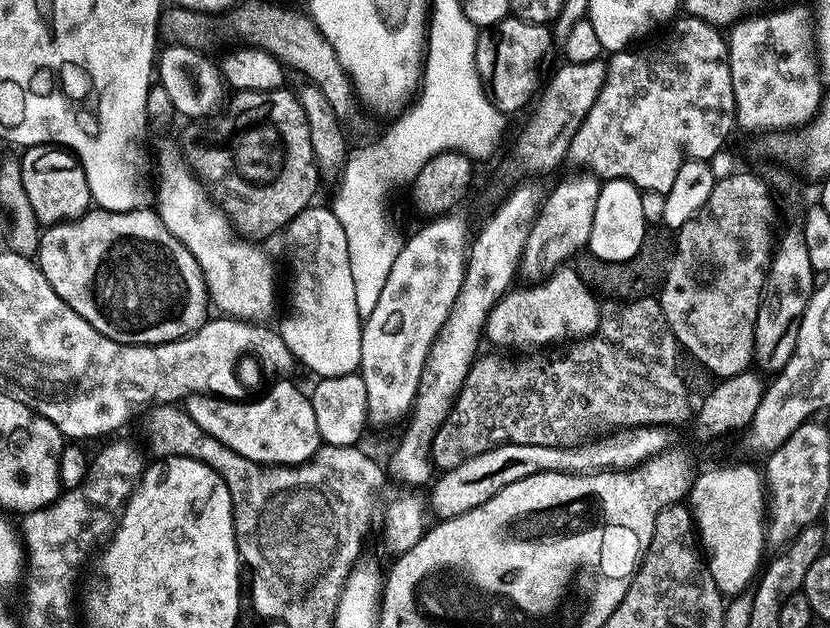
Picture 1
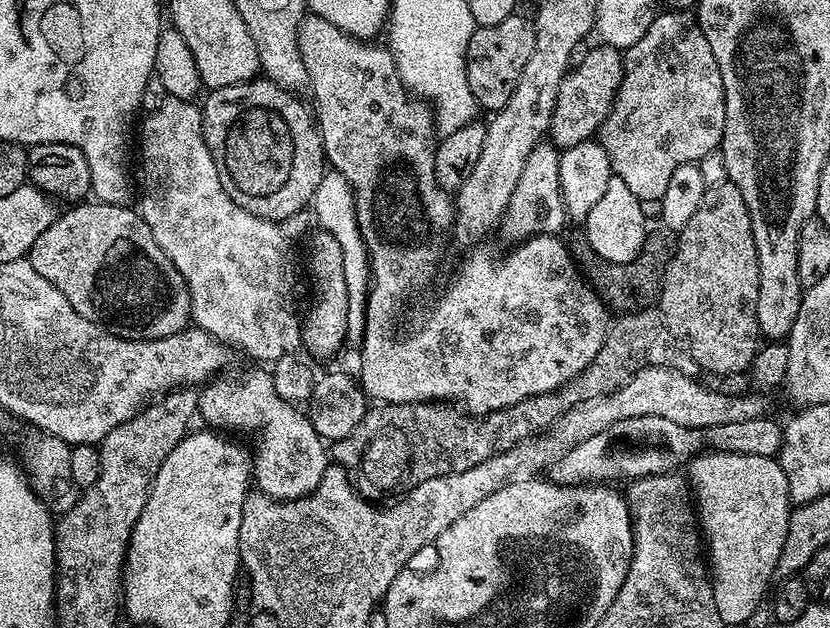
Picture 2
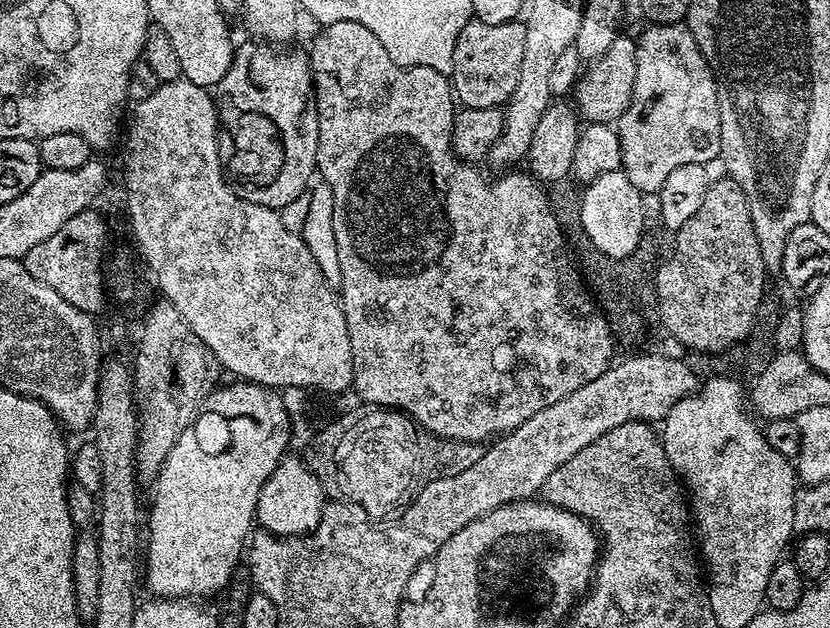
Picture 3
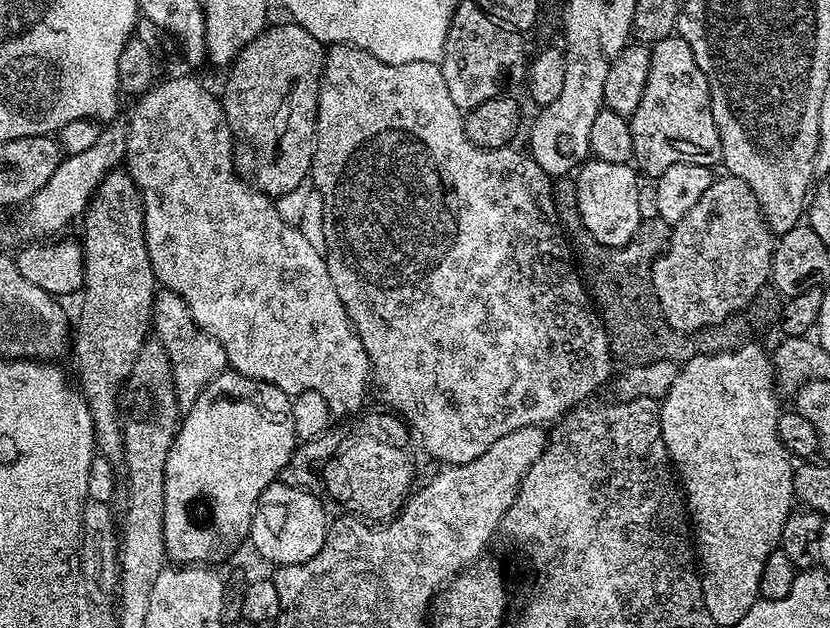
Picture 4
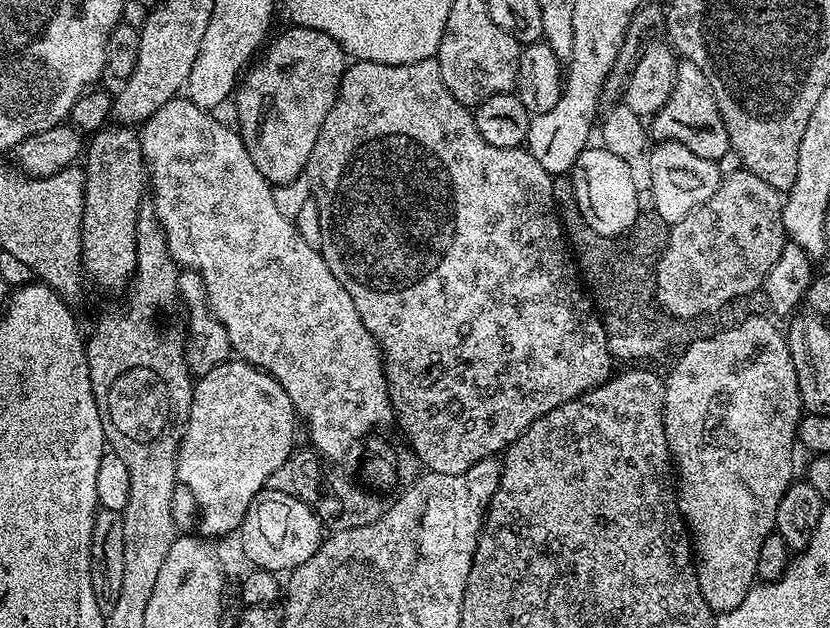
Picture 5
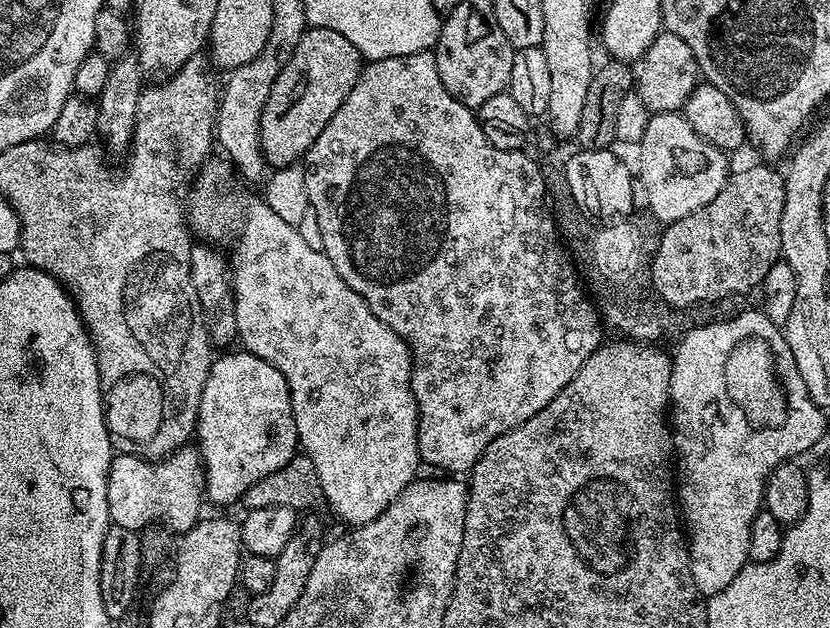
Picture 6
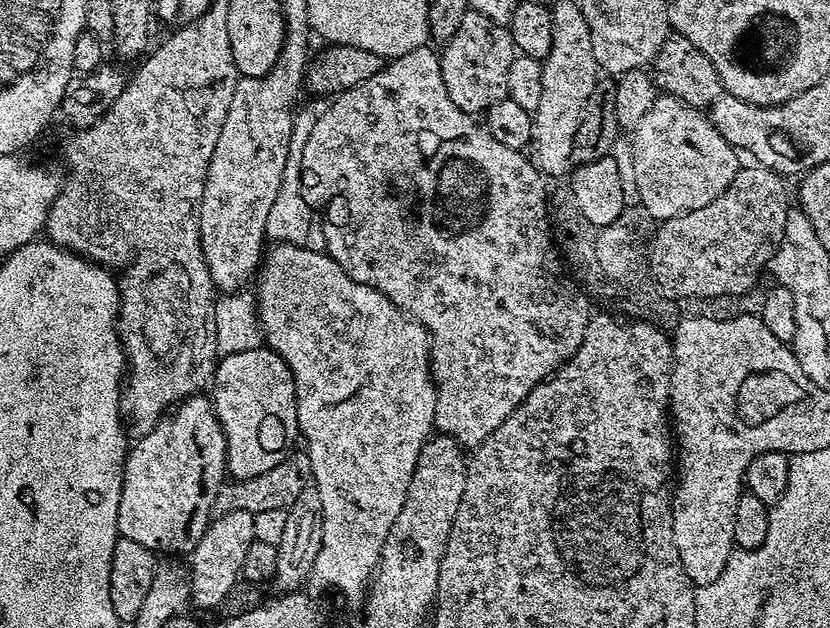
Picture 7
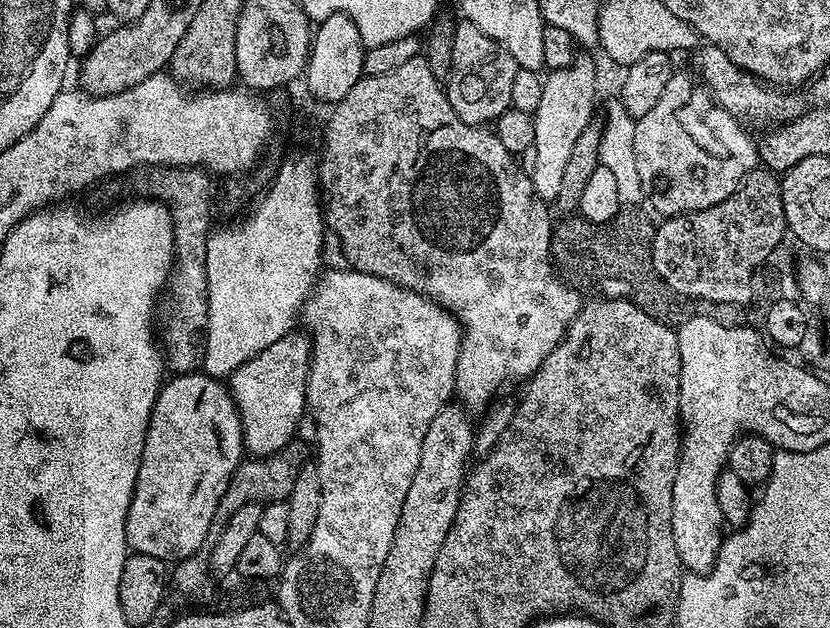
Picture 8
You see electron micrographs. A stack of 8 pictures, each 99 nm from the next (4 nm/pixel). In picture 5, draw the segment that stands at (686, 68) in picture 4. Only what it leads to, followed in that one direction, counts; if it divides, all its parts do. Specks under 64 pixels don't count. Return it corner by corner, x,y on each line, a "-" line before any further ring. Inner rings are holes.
681,59
677,63
676,85
668,101
657,110
655,116
651,117
650,136
656,142
671,142
686,146
690,150
694,150
694,154
698,154
698,158
720,162
723,161
724,155
729,155
728,135
726,126
722,122
722,114
718,114
718,102
710,90
710,82
706,82
706,74
702,74
702,70
698,66
694,66
694,62

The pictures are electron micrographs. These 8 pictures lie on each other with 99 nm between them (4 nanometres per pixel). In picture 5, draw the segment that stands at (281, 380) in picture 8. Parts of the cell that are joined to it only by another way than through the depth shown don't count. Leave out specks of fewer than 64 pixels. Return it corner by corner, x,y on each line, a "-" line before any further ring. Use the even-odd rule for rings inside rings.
230,358
226,362
214,366
214,370
210,370
210,374
199,377
195,381
192,389
190,418
188,419
188,425
180,443
180,451
176,458
176,485
174,486
172,513
174,514
177,525
181,529
191,530
195,535
205,538
224,536
227,532
235,533
239,529
240,523
246,518
246,510
250,506
250,502
254,502
257,494
266,487
270,474
274,474
274,470
278,470
278,466
282,466
282,462
286,462
289,456
292,455
294,451
294,445
292,443
296,440
296,424
298,425
296,407
290,402
286,390
282,390
282,386
277,380
270,374
263,372
261,368
255,368
252,364
247,364
247,362
239,358

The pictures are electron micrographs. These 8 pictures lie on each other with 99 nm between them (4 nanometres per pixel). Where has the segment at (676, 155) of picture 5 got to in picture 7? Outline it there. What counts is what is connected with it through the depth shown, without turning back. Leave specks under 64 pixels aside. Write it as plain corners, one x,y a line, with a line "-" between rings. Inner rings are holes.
667,94
657,95
654,106
650,106
650,111
646,114
646,118
642,118
640,125
634,129
633,136
636,137
631,138
630,145
633,152
635,181
638,184
638,193
641,195
639,207
644,208
653,221
663,222
670,218
678,218
690,210
698,210
698,206
706,206
706,202
714,202
714,198
718,198
718,194
722,194
722,190
726,190
726,186
730,186
730,182
736,177
736,173
742,167
742,161
736,157
739,156
737,149
732,148
730,142
726,142
726,138
722,138
722,134
718,134
718,130
712,125
711,119
701,109
690,106
686,102

